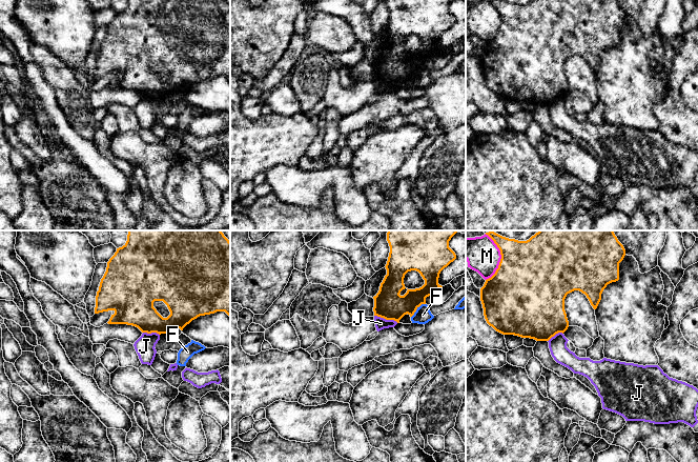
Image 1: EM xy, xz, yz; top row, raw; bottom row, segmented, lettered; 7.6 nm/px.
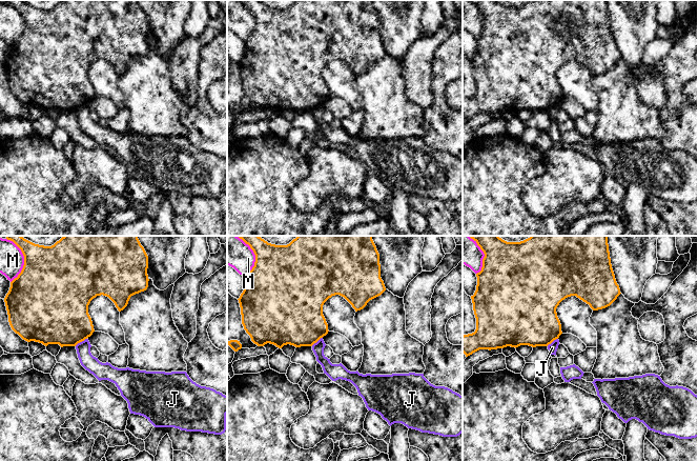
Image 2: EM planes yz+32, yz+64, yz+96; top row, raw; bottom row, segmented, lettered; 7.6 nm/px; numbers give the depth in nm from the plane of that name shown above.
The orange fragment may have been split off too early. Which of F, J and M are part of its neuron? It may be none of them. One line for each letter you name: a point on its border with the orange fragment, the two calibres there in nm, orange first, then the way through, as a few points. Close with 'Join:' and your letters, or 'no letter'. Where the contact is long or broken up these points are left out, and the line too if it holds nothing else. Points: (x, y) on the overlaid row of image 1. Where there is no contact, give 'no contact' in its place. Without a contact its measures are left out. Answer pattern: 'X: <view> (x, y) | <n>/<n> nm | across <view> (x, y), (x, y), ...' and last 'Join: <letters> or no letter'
Join: no letter

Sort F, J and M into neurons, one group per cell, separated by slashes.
F / J / M

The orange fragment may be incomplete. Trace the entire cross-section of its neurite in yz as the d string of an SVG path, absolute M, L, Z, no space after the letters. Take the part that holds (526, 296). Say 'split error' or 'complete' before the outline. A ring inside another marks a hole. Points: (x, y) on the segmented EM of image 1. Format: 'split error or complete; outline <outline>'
complete; outline M539 230L527 241L518 241L502 237L494 232L486 233L500 250L501 259L495 274L486 280L480 288L480 301L487 323L502 335L514 335L521 338L530 338L536 341L549 341L558 333L564 333L569 327L569 321L564 310L564 299L568 294L579 290L587 296L594 309L597 308L601 294L608 284L619 280L619 263L625 256L623 245L618 241L613 230Z

